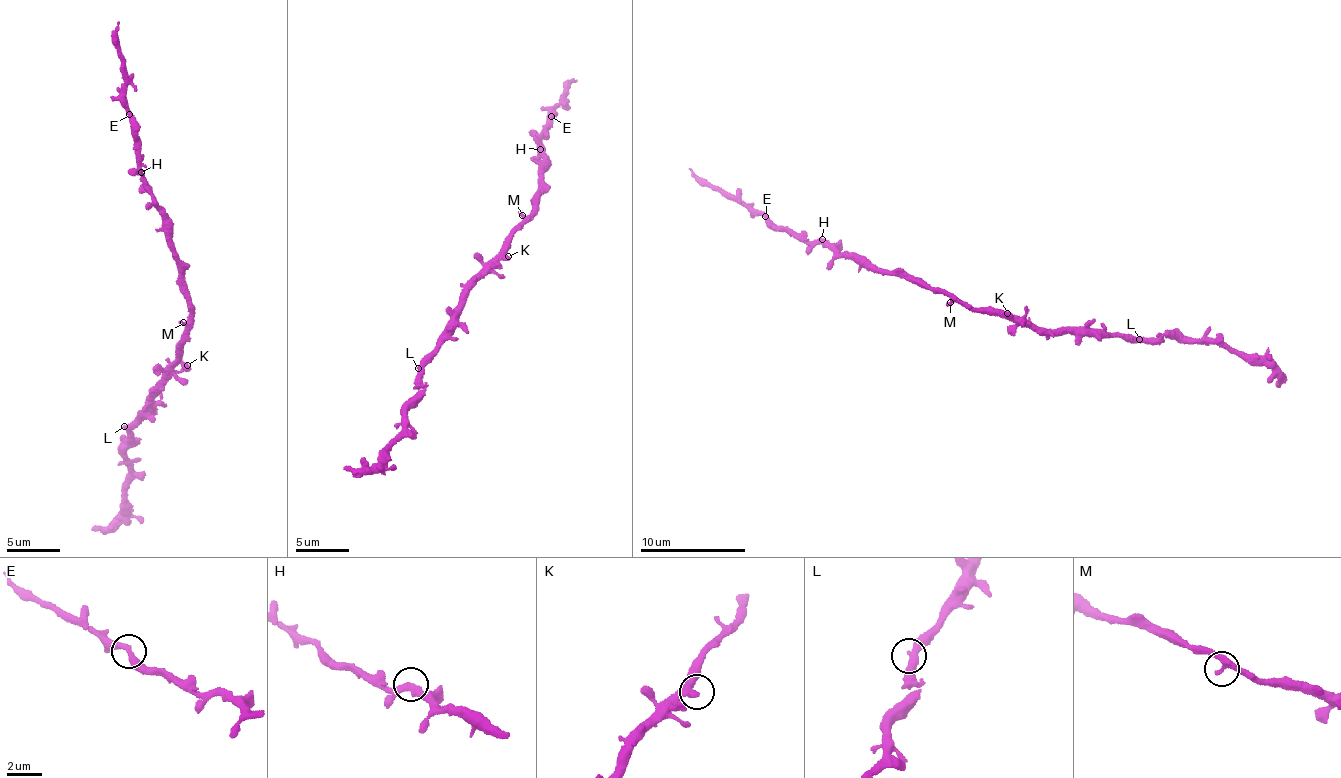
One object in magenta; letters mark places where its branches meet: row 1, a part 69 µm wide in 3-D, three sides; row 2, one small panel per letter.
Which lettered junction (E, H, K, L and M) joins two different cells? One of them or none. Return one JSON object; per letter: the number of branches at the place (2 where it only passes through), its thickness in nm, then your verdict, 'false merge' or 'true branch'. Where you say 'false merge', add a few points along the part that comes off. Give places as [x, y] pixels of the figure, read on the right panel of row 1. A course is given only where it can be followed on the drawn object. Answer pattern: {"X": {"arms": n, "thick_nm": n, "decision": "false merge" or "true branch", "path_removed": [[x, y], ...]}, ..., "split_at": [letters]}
{"E": {"arms": 2, "thick_nm": 320, "decision": "true branch"}, "H": {"arms": 2, "thick_nm": 340, "decision": "true branch"}, "K": {"arms": 2, "thick_nm": 320, "decision": "true branch"}, "L": {"arms": 2, "thick_nm": 360, "decision": "true branch"}, "M": {"arms": 2, "thick_nm": 360, "decision": "true branch"}, "split_at": []}

